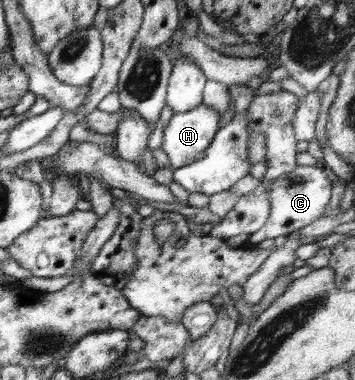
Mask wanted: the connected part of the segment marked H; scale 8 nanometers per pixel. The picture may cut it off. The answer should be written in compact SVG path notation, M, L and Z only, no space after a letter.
M202 102L185 113L174 113L168 125L164 128L162 150L169 156L172 169L188 166L191 162L202 158L210 146L214 135L218 132L220 113L214 107Z

